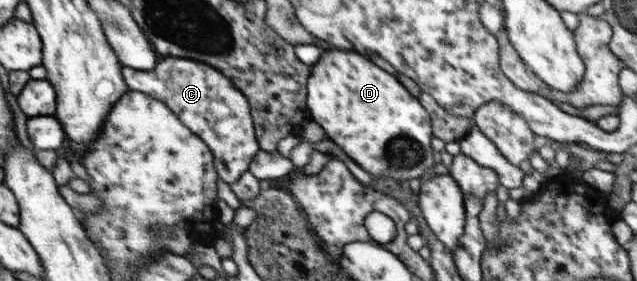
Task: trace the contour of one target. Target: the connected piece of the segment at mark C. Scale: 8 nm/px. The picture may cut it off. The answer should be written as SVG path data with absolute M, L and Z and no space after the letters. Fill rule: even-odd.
M162 56L154 70L122 67L129 90L138 90L162 101L184 122L184 126L204 141L213 154L214 167L220 179L236 182L248 171L250 161L259 147L250 103L227 76L206 63L192 59Z

